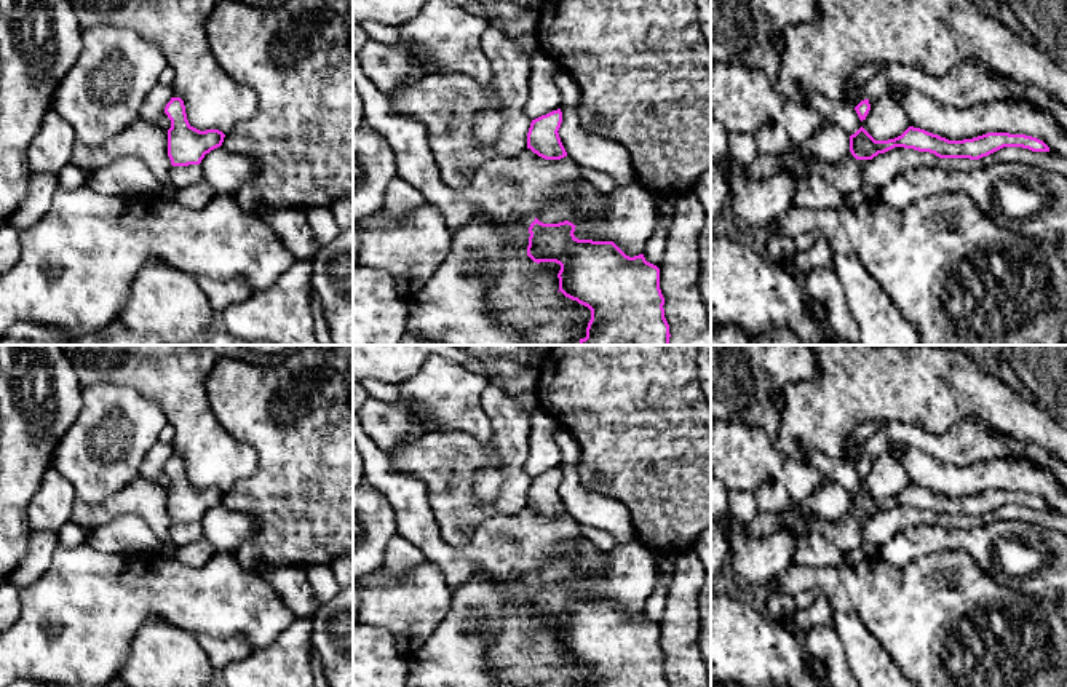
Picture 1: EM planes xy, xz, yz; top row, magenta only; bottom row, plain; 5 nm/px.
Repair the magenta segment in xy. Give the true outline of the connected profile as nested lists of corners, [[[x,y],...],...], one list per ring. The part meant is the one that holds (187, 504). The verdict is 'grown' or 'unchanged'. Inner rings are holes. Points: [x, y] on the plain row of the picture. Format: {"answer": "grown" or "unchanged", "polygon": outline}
{"answer": "unchanged", "polygon": [[[171,455],[165,465],[165,471],[171,478],[168,514],[173,524],[200,522],[206,511],[222,503],[225,495],[222,489],[200,489],[188,481],[180,455]]]}

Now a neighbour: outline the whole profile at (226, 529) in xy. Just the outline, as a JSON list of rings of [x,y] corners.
[[[222,503],[206,511],[200,522],[203,535],[217,551],[235,553],[256,530],[256,522],[249,514],[232,511]]]

